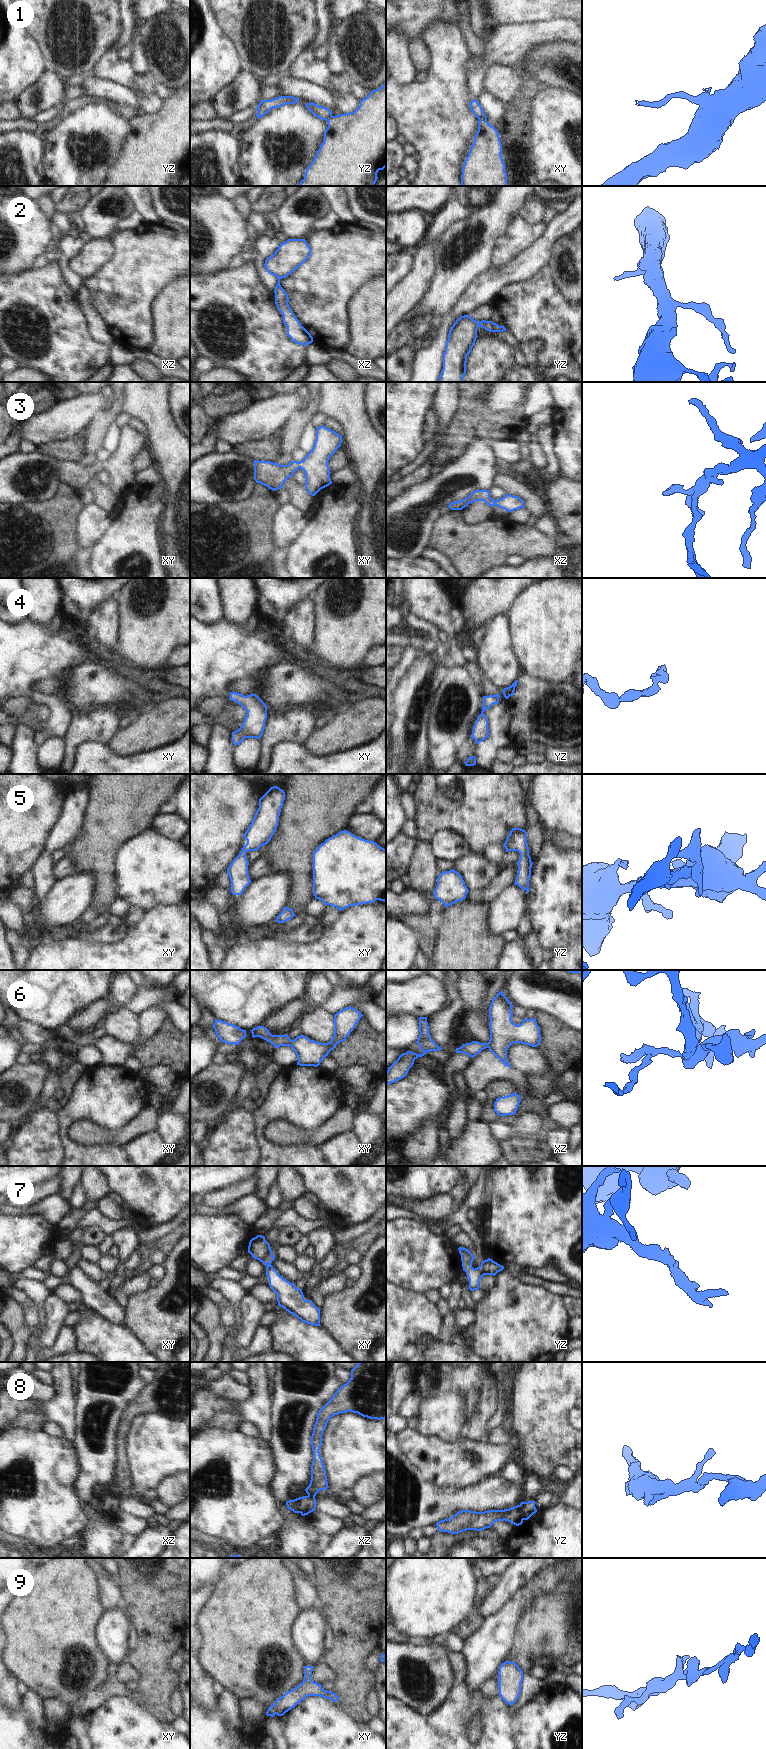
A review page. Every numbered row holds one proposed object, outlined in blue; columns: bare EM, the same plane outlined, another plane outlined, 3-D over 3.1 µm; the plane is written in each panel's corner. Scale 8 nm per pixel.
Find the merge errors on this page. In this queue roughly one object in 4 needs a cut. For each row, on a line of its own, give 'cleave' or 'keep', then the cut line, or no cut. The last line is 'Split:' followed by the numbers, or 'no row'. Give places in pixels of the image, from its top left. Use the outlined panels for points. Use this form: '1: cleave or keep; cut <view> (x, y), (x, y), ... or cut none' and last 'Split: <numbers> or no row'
1: cleave; cut xy (486, 119), (479, 120)
2: keep; cut none
3: keep; cut none
4: keep; cut none
5: keep; cut none
6: keep; cut none
7: keep; cut none
8: cleave; cut yz (518, 1505), (523, 1519)
9: keep; cut none
Split: 1, 8

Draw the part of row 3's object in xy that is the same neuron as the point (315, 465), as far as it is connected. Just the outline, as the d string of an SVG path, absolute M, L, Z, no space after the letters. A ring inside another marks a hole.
M320 426L316 428L316 440L312 450L302 461L279 465L276 462L254 460L254 480L275 491L281 489L285 481L300 468L305 474L307 492L315 496L321 489L332 484L328 461L341 443L341 435L325 426Z

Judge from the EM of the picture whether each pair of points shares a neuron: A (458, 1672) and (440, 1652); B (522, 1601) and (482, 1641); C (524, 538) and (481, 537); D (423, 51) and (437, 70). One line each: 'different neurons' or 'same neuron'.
A: different neurons
B: same neuron
C: same neuron
D: different neurons

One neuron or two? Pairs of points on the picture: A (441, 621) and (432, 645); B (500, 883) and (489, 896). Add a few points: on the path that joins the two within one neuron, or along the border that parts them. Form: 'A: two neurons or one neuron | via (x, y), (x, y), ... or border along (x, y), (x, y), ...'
A: two neurons | border along (418, 616), (435, 624), (440, 629)
B: one neuron | via (497, 886), (490, 893)

